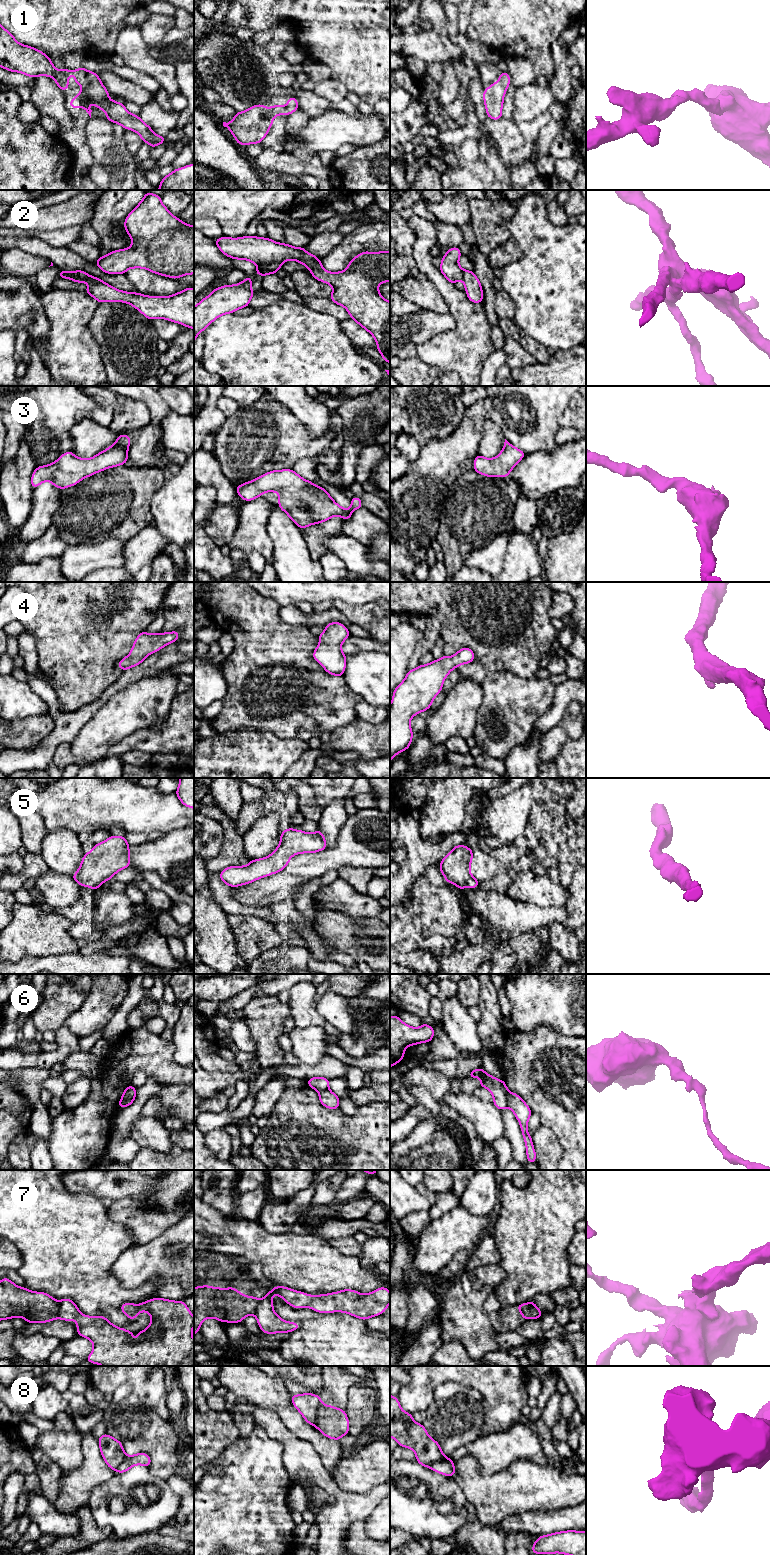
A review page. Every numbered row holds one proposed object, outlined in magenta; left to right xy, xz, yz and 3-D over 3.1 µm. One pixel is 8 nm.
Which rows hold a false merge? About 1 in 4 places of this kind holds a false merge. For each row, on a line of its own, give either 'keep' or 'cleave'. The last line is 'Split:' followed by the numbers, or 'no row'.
1: keep
2: cleave
3: keep
4: keep
5: keep
6: cleave
7: cleave
8: cleave
Split: 2, 6, 7, 8

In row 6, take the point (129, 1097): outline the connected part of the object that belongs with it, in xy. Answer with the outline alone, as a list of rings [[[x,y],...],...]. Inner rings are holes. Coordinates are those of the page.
[[[131,1087],[127,1090],[127,1092],[124,1094],[124,1097],[122,1099],[122,1106],[124,1107],[128,1107],[130,1106],[136,1097],[136,1088],[135,1087]]]

